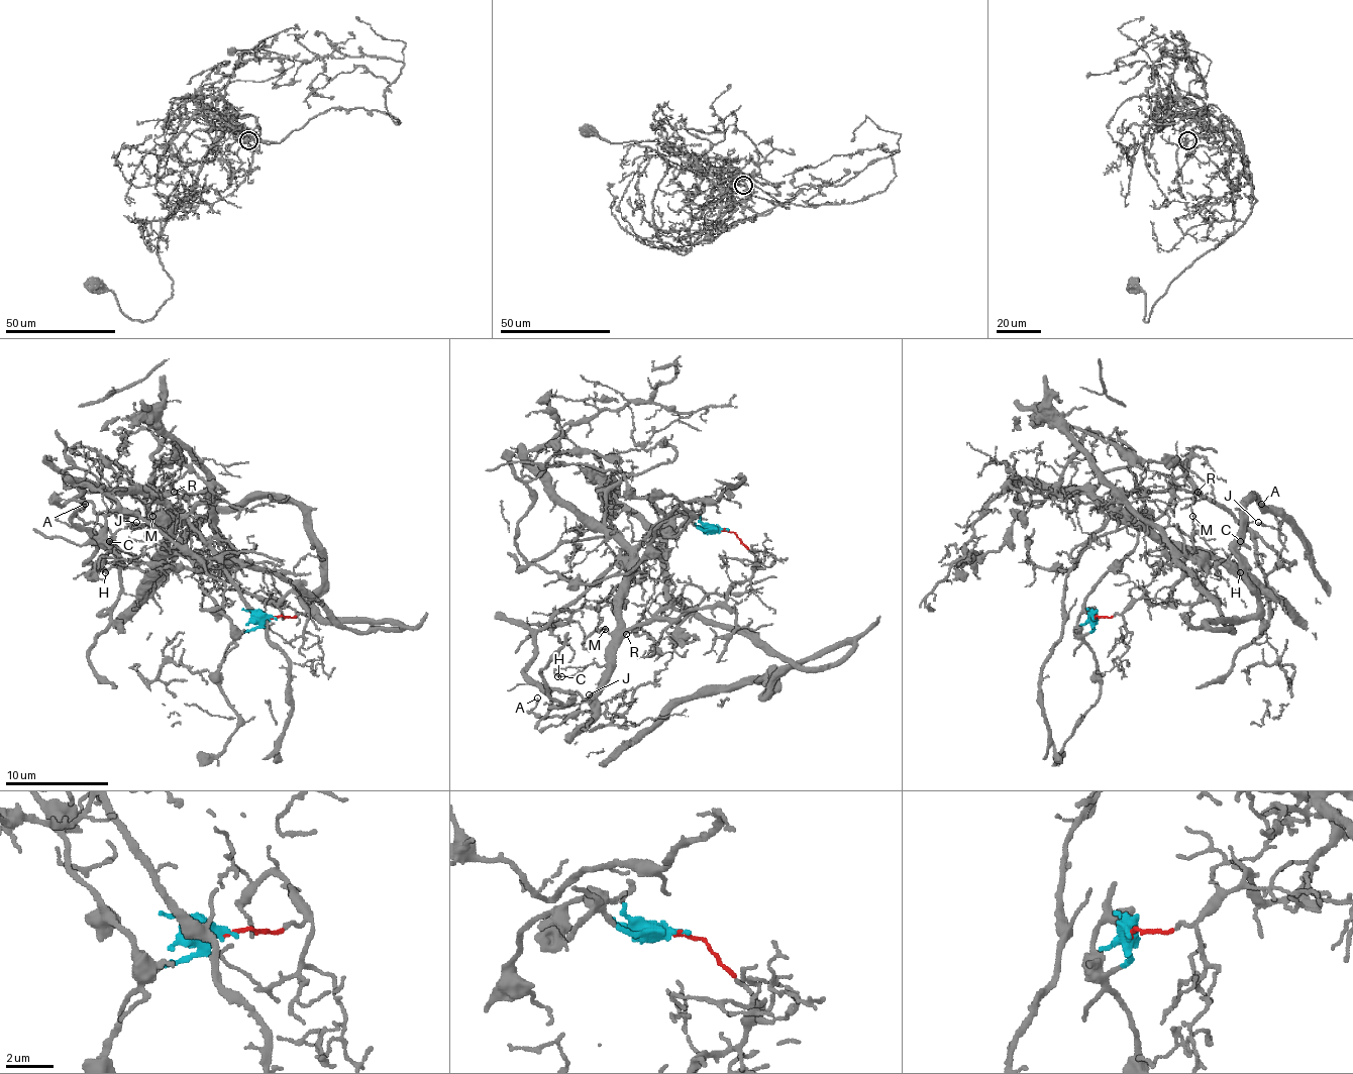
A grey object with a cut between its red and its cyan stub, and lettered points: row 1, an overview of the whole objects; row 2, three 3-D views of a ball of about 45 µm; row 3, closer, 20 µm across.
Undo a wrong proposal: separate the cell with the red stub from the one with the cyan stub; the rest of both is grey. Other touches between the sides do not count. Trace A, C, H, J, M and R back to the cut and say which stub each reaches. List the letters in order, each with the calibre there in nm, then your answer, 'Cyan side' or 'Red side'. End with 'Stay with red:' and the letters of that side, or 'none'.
A: Thickness 120 nm. Red side
C: Thickness 90 nm. Red side
H: Thickness 150 nm. Red side
J: Thickness 180 nm. Red side
M: Thickness 90 nm. Red side
R: Thickness 110 nm. Red side
Stay with red: A, C, H, J, M, R

